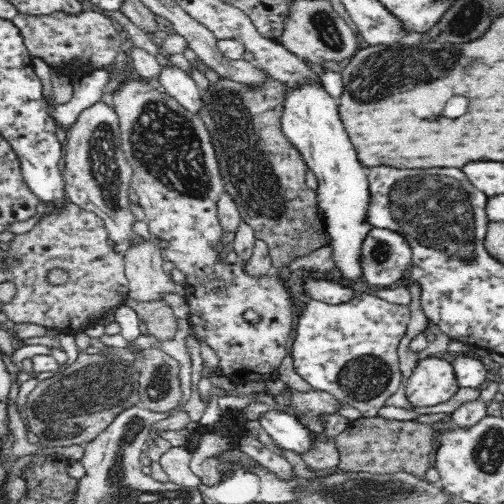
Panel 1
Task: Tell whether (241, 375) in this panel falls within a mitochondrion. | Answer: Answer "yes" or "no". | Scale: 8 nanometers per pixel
no

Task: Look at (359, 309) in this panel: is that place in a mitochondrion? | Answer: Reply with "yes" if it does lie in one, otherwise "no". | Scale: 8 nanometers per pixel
no

